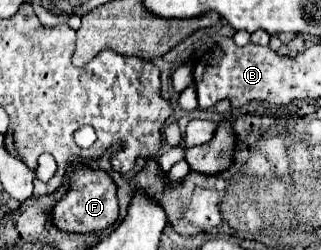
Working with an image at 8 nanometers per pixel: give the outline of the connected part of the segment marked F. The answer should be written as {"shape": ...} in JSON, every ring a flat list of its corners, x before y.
{"shape":[[89,163,73,165,73,171,69,173,67,193,57,201,57,205,53,205,51,215,53,223,61,227,61,231,69,233,93,233,111,227,119,217,117,185,113,177,103,169,91,169]]}

